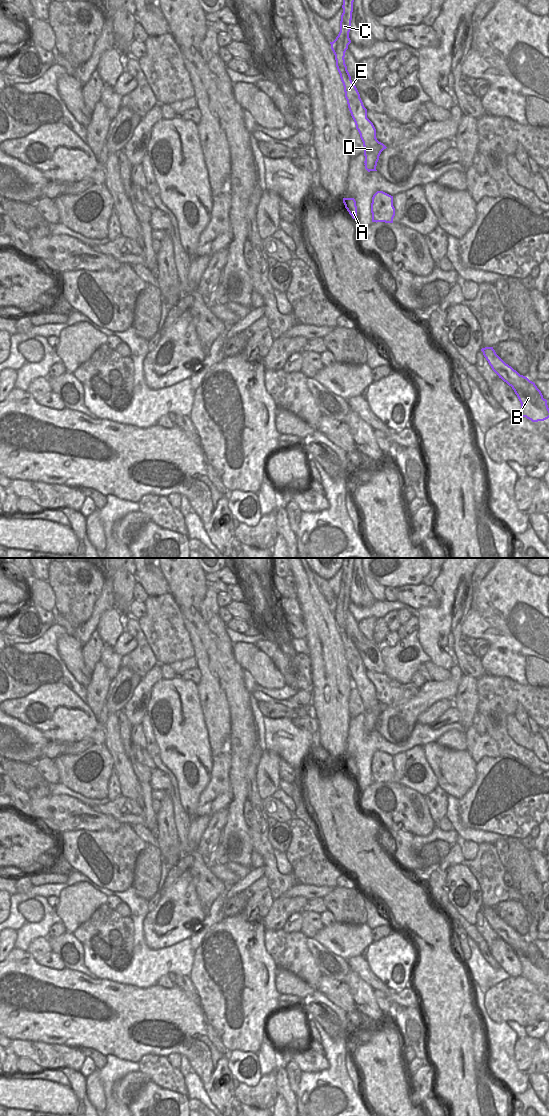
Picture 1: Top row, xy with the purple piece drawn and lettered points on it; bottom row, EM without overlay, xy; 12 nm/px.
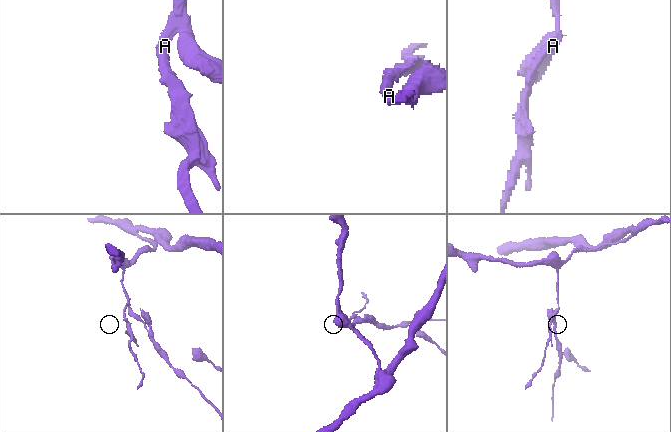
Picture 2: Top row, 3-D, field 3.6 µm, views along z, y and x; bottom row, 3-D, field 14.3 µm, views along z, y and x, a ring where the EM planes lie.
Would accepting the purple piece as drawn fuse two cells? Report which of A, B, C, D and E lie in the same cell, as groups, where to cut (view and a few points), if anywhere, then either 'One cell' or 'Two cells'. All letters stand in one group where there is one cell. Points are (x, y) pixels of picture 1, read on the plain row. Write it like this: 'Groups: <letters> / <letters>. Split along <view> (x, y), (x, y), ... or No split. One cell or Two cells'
Groups: A / B C D E. Split along xy (365, 725), (373, 730). Two cells.

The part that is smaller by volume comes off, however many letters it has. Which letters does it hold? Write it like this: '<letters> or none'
A

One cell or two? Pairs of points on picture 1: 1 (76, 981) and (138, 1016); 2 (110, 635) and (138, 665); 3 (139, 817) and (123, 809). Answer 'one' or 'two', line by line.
1: one
2: two
3: one

